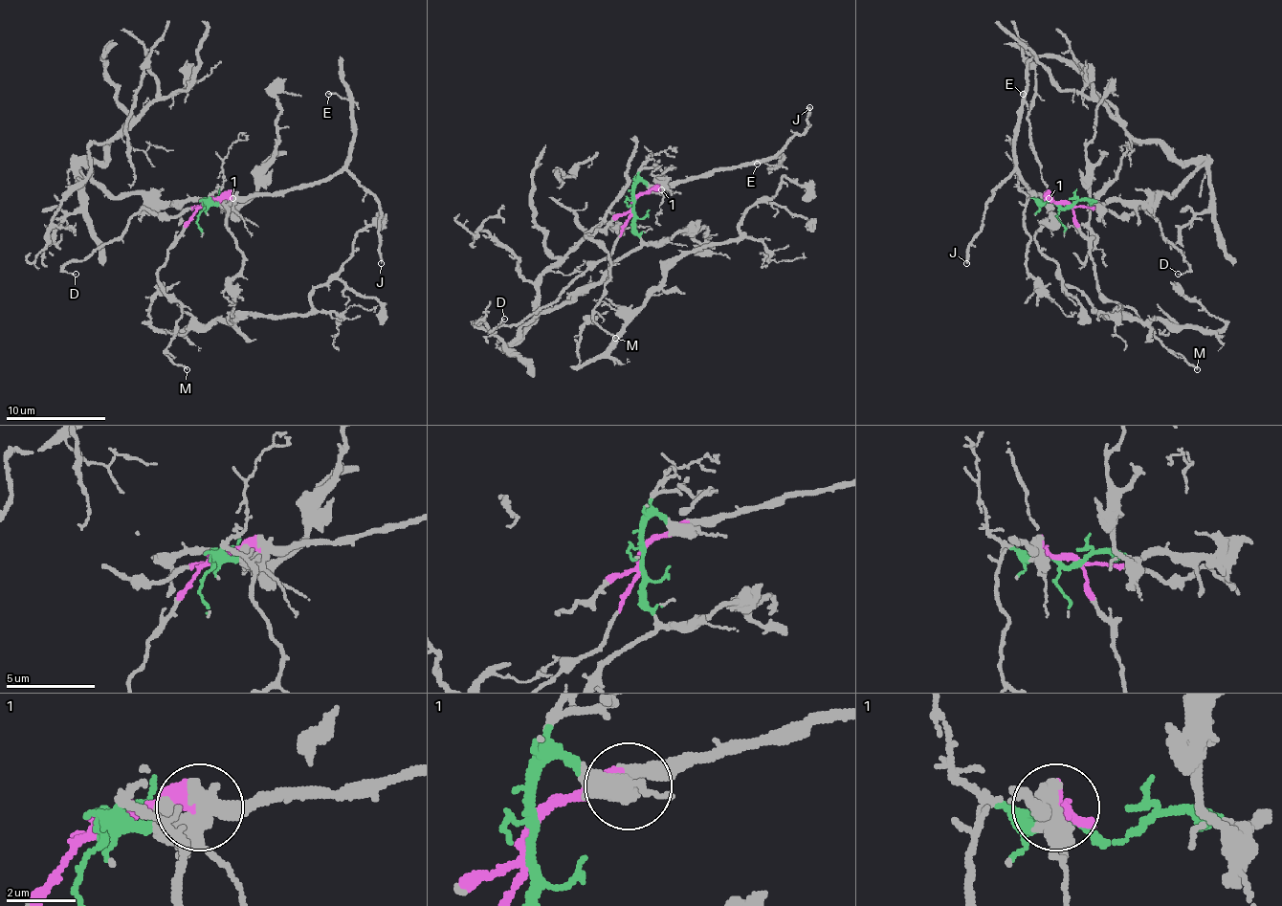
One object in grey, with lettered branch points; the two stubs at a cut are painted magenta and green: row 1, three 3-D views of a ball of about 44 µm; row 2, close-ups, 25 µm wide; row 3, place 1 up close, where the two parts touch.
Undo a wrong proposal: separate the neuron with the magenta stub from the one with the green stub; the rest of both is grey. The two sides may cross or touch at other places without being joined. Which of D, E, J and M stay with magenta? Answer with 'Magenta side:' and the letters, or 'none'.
Magenta side: D, E, J, M

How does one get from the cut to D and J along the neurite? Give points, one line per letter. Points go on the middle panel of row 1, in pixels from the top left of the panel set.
D: (633, 206), (616, 245), (581, 273), (556, 300), (511, 325), (498, 325), (494, 330), (503, 318)
J: (633, 206), (653, 190), (706, 178), (717, 170), (741, 167), (776, 155), (806, 127), (808, 108)

